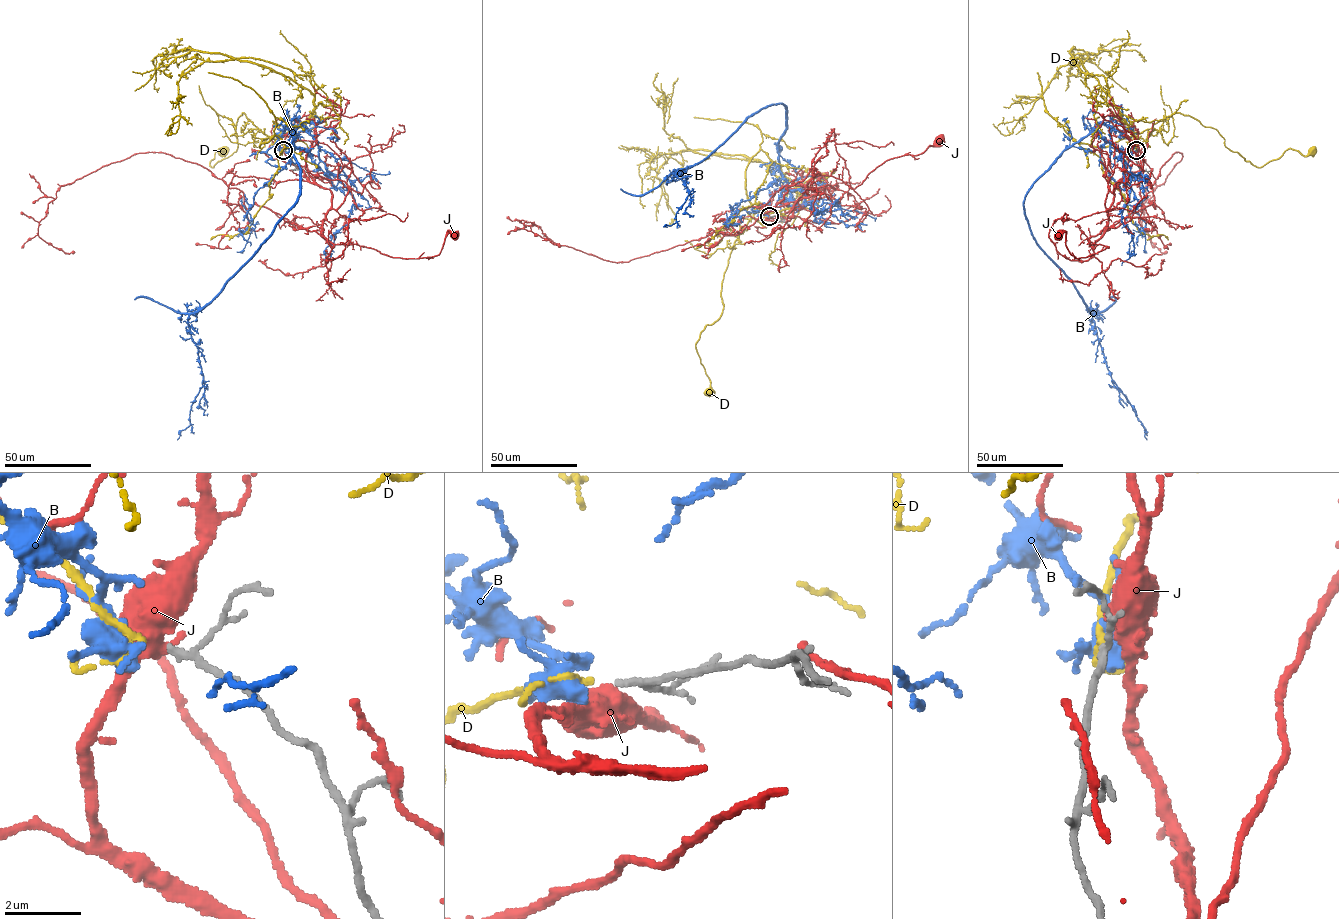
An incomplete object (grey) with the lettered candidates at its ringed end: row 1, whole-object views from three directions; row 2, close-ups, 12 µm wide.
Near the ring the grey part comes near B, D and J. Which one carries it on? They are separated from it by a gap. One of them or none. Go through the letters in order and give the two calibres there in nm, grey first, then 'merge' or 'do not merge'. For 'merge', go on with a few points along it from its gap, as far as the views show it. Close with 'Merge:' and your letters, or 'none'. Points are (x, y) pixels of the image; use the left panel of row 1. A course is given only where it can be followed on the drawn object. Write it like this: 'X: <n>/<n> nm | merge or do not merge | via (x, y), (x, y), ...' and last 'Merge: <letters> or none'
B: 130/280 nm | do not merge
D: 130/130 nm | merge | via (282, 150), (242, 113), (235, 128), (238, 148), (212, 167), (215, 153), (219, 148), (224, 156), (223, 150)
J: 130/600 nm | do not merge
Merge: D

